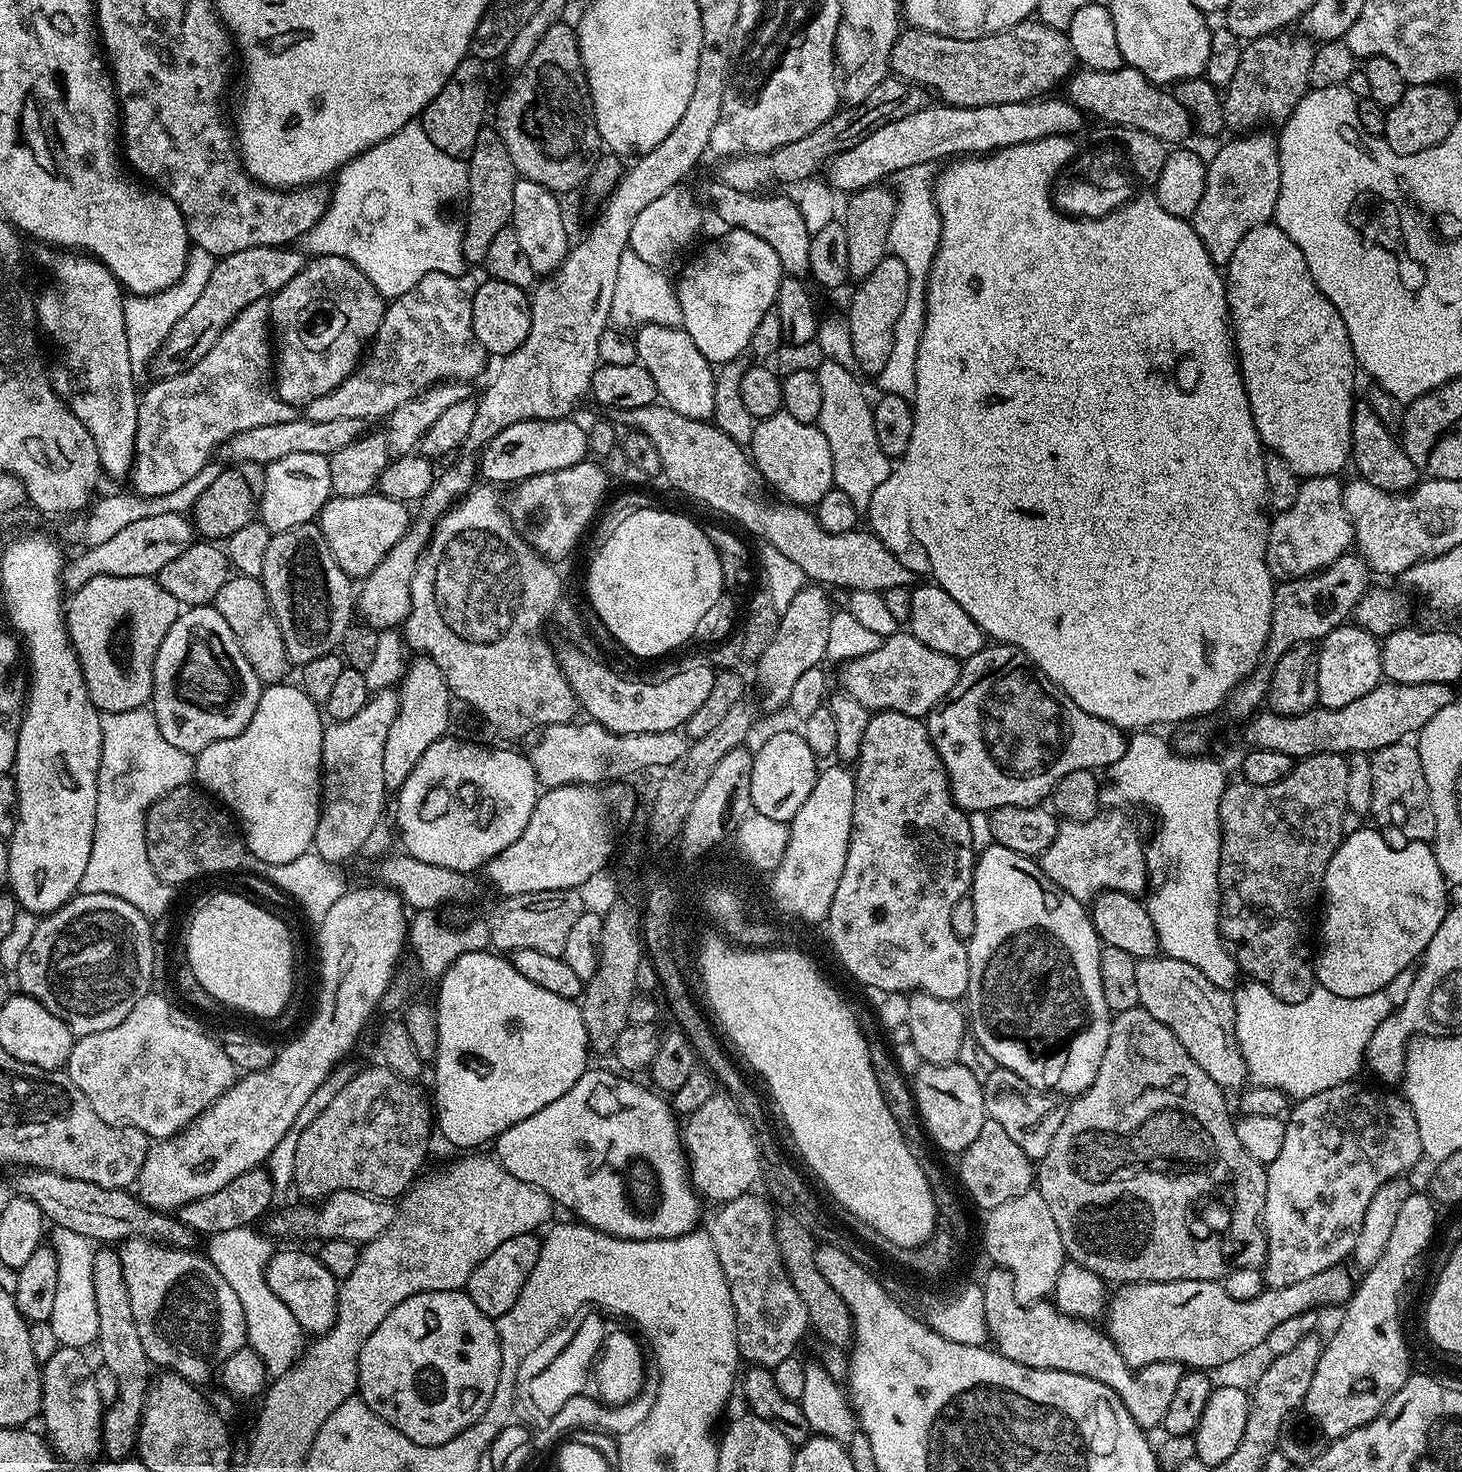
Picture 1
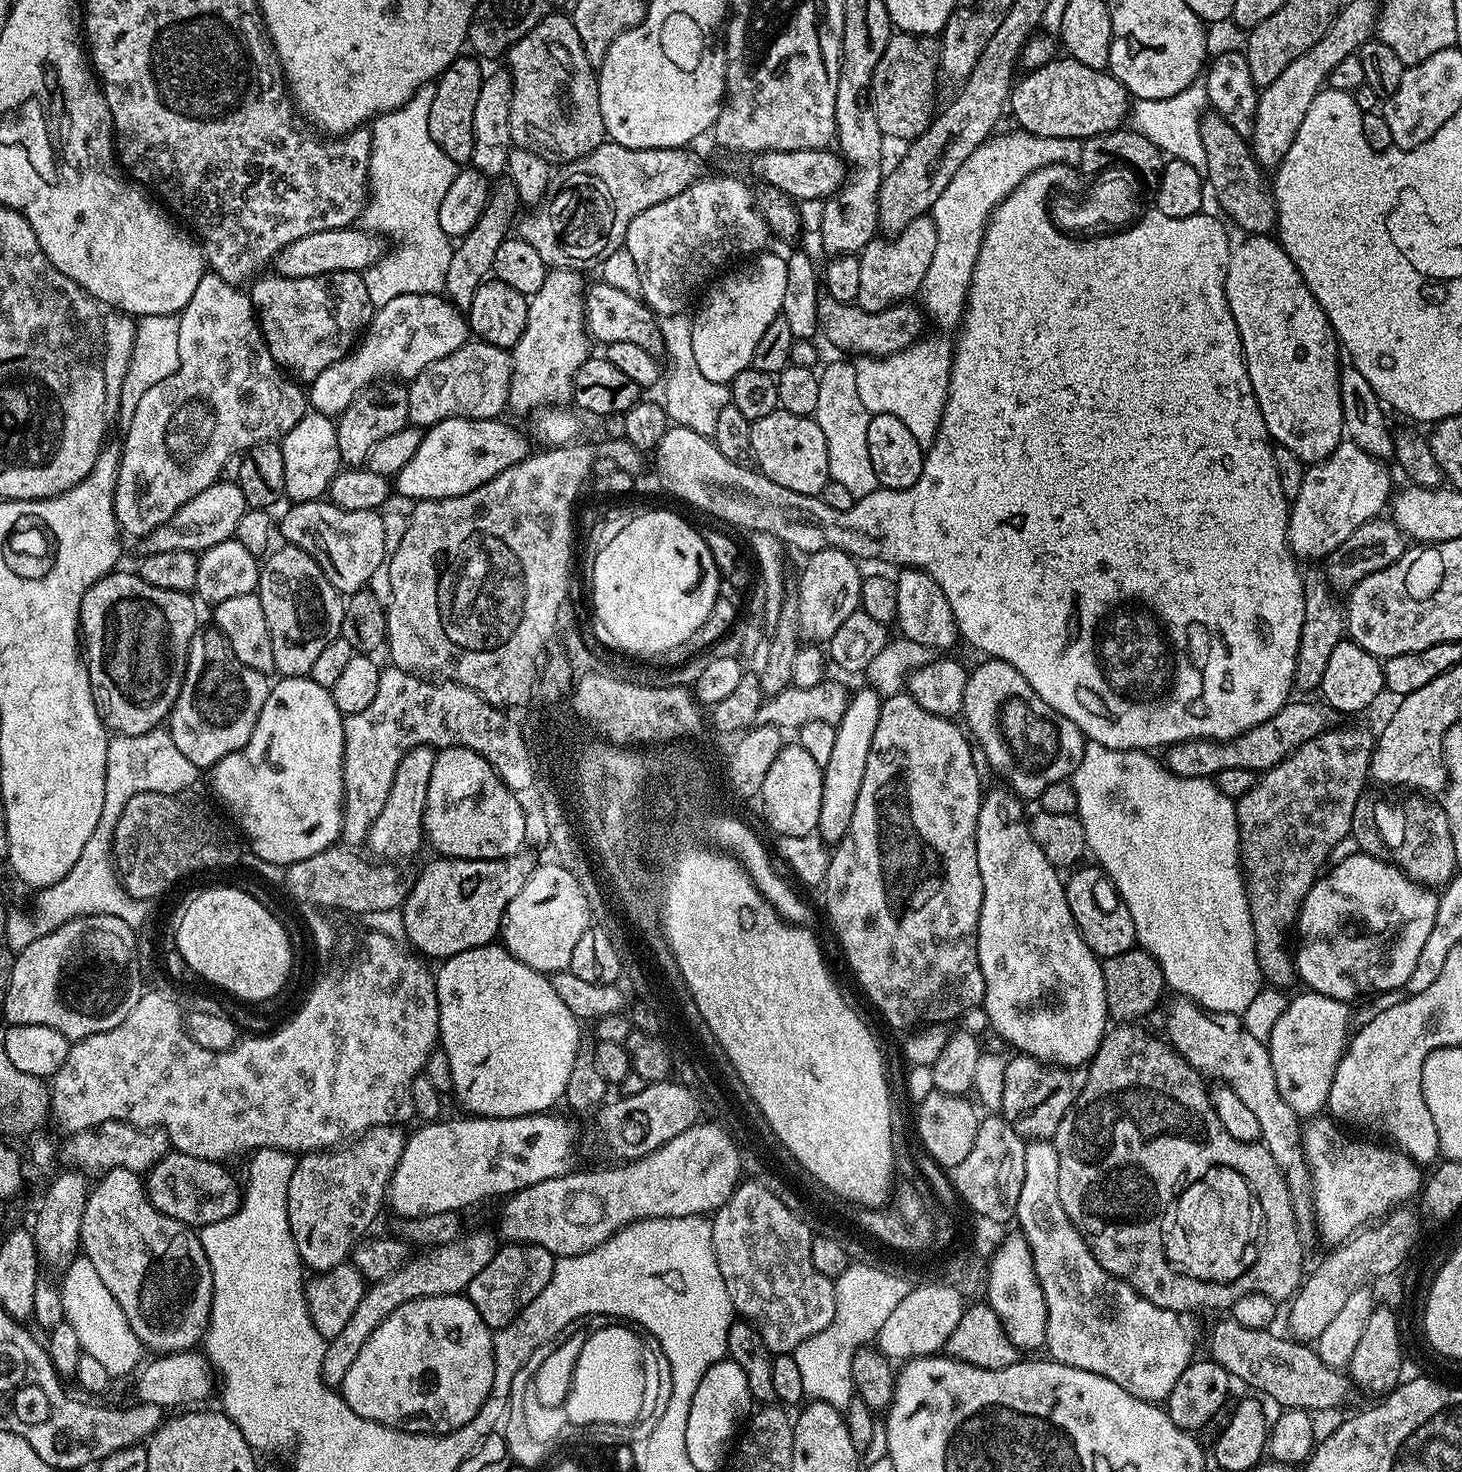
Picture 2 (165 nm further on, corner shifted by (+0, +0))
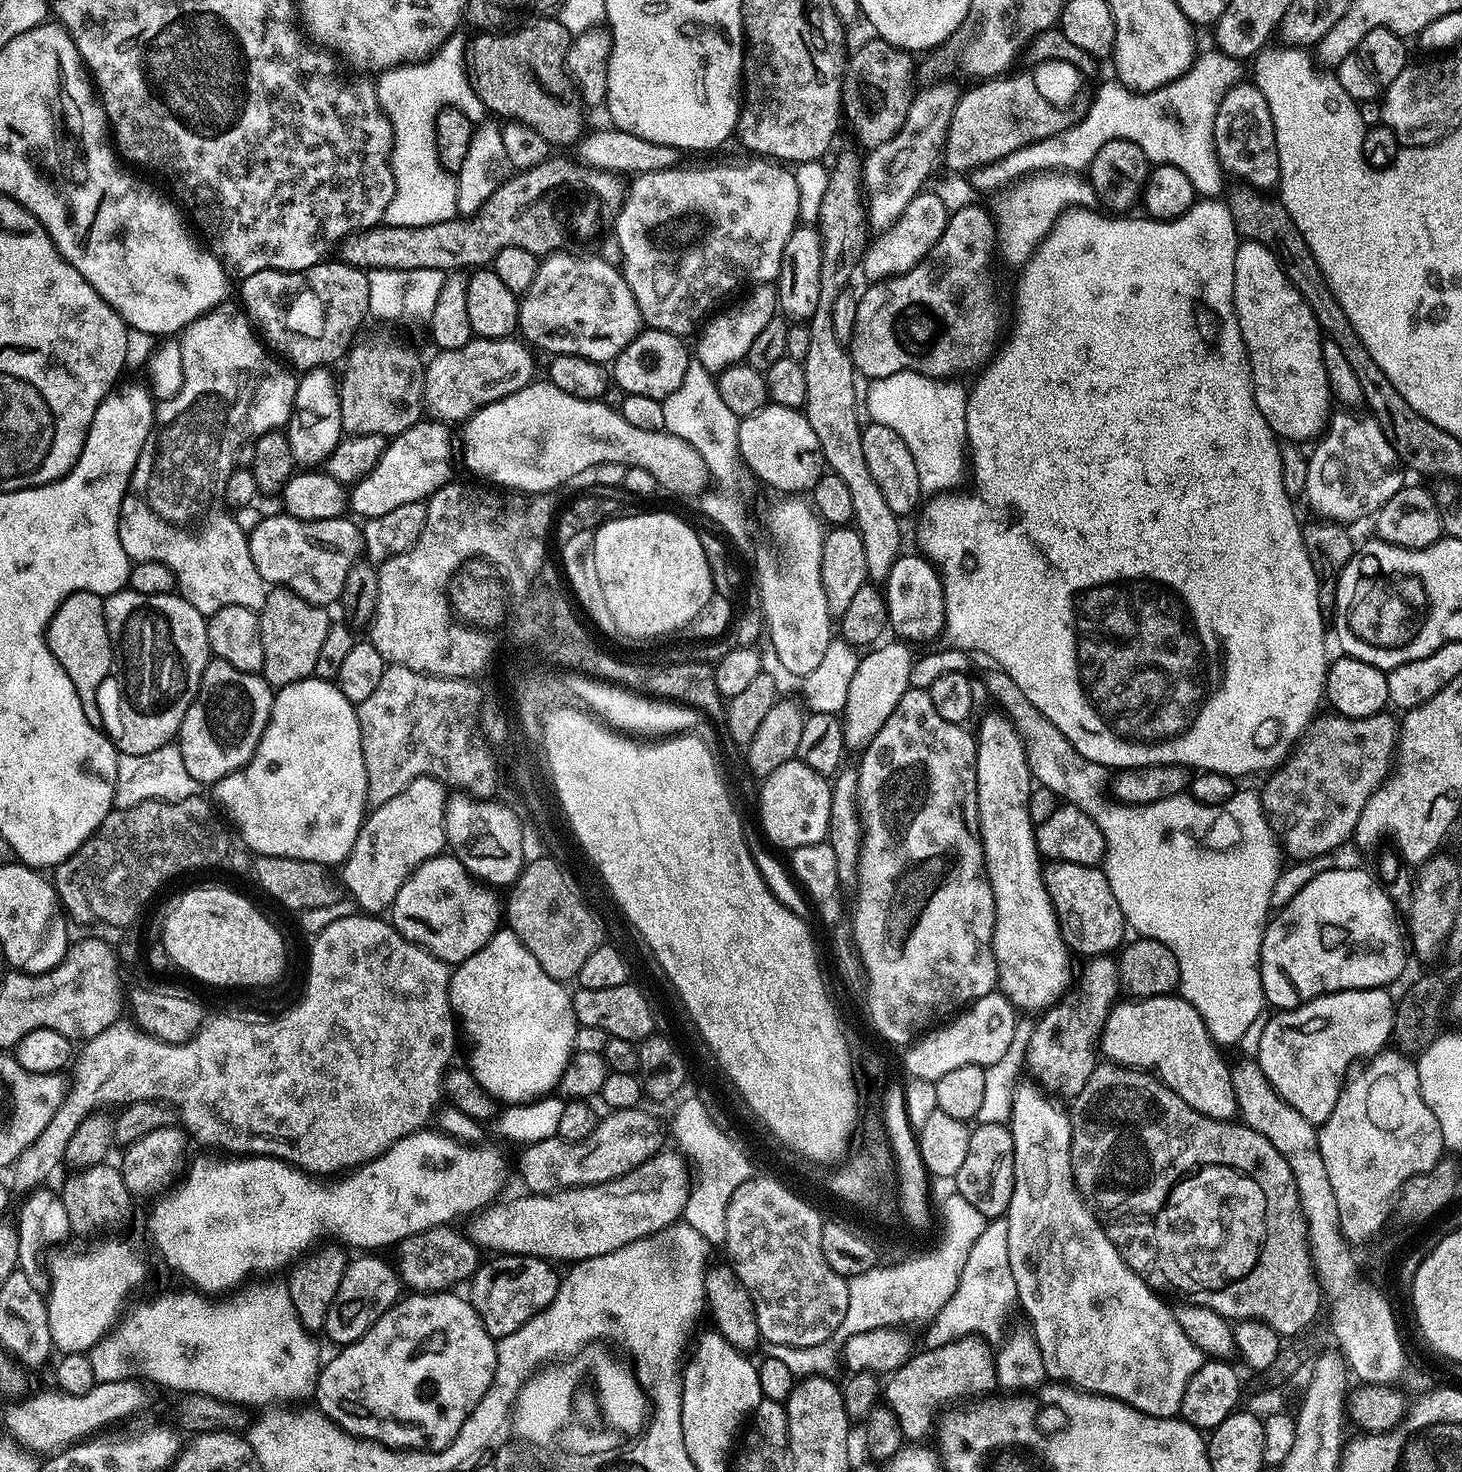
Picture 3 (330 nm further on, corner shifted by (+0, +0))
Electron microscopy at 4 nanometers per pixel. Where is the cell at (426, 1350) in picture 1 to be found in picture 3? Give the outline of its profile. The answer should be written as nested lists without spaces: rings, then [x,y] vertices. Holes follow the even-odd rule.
[[[449,1290],[405,1295],[393,1308],[386,1310],[362,1338],[343,1345],[337,1351],[340,1353],[321,1367],[320,1379],[316,1381],[314,1400],[321,1404],[317,1405],[324,1415],[339,1417],[343,1404],[353,1404],[380,1420],[393,1420],[404,1428],[417,1428],[428,1436],[429,1449],[439,1450],[452,1443],[474,1406],[478,1406],[486,1390],[490,1390],[496,1373],[496,1340],[484,1329],[471,1299],[464,1297],[463,1300],[456,1294]]]

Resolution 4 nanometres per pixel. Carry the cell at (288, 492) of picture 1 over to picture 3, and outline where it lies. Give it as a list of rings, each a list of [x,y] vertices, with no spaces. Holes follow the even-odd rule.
[[[327,367],[305,371],[296,385],[296,407],[286,425],[286,435],[296,463],[300,466],[323,465],[345,435],[338,380],[328,372],[331,371]]]

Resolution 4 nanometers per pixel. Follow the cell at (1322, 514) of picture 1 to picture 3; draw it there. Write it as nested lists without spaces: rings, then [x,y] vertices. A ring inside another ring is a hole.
[[[1333,411],[1326,425],[1326,434],[1319,437],[1320,445],[1310,452],[1304,496],[1309,506],[1318,511],[1316,513],[1338,522],[1360,520],[1363,516],[1375,517],[1381,506],[1390,502],[1390,498],[1394,498],[1394,494],[1398,494],[1398,490],[1406,484],[1406,479],[1400,473],[1402,463],[1394,446],[1387,440],[1375,418],[1371,414],[1363,415]]]

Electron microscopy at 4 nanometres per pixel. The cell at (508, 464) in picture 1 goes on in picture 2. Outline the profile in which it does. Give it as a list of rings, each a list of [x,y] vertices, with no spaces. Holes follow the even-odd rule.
[[[452,416],[431,425],[421,435],[414,458],[396,473],[395,491],[397,488],[411,502],[461,496],[520,464],[530,454],[528,440],[518,429],[502,421],[500,418],[467,420],[464,416]]]

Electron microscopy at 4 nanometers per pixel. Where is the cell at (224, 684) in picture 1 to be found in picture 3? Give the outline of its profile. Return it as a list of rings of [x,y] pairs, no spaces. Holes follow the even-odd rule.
[[[209,660],[200,683],[200,692],[190,710],[186,710],[186,718],[182,718],[178,737],[182,762],[186,762],[190,778],[194,778],[202,786],[214,786],[231,772],[239,772],[245,764],[249,764],[268,725],[273,695],[274,689],[271,684],[266,683],[263,675],[234,670],[234,666],[230,666],[230,662],[225,660]]]

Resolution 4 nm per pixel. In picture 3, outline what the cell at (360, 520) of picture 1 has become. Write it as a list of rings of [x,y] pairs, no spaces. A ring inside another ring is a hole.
[[[287,514],[279,515],[265,515],[248,536],[254,566],[268,586],[288,588],[317,606],[336,604],[343,594],[350,568],[362,552],[361,525],[349,518],[299,520]]]

